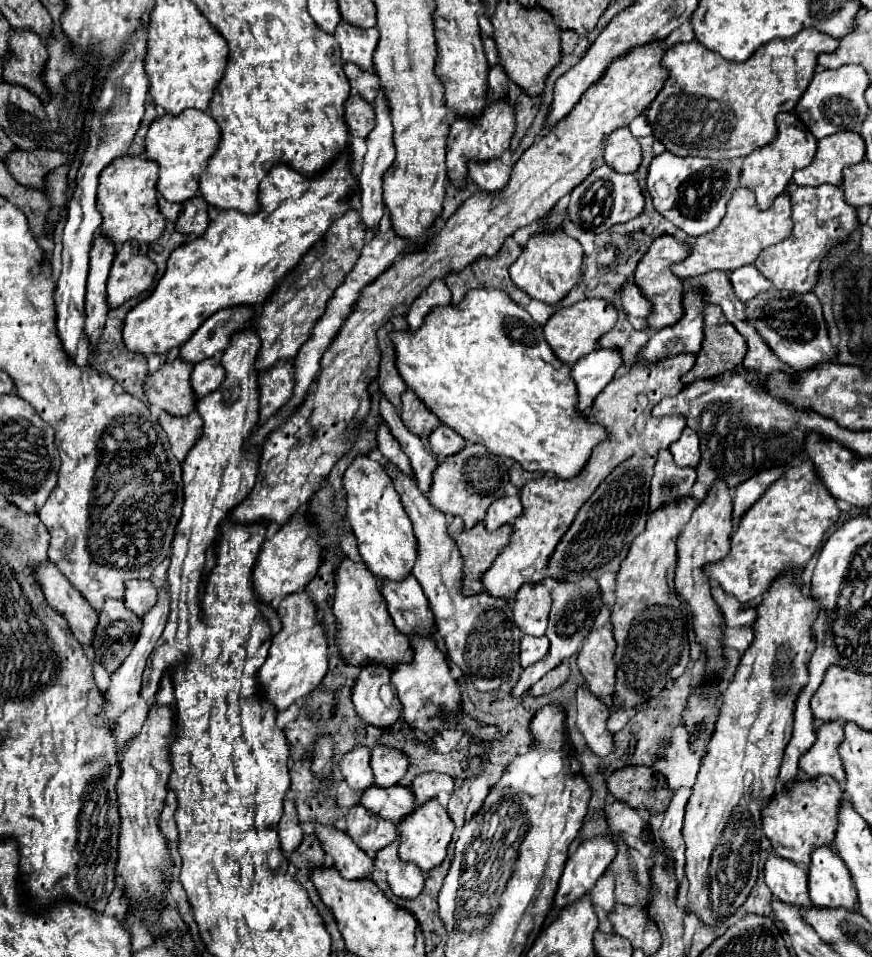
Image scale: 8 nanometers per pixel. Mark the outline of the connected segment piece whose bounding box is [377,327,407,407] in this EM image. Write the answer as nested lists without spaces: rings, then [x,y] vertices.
[[[381,327],[377,331],[377,347],[381,351],[381,361],[379,361],[379,387],[381,387],[381,393],[395,405],[399,407],[401,403],[401,393],[407,389],[403,379],[399,377],[397,369],[395,369],[395,353],[393,353],[393,347],[391,347],[391,341],[387,337],[387,327]]]

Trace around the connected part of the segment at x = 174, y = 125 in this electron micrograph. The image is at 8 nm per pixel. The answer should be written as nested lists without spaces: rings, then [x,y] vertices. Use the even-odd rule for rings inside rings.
[[[185,109],[179,115],[163,115],[149,125],[145,137],[145,159],[155,161],[159,165],[157,191],[167,201],[183,203],[187,197],[191,199],[193,195],[197,195],[199,175],[211,153],[215,153],[219,135],[219,125],[211,119],[207,111],[199,109]]]

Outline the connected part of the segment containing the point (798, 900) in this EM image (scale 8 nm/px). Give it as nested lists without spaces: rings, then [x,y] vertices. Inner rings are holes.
[[[771,853],[765,861],[765,883],[771,893],[783,903],[811,905],[811,899],[807,895],[807,869],[789,859],[775,857]]]

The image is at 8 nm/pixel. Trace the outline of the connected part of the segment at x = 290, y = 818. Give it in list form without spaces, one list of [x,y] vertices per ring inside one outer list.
[[[285,799],[283,817],[279,821],[279,839],[281,839],[281,849],[285,855],[291,855],[301,845],[301,839],[303,839],[303,833],[301,833],[299,821],[297,821],[295,805],[287,799]]]

